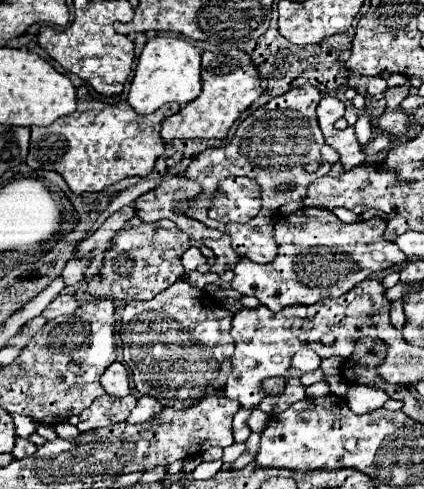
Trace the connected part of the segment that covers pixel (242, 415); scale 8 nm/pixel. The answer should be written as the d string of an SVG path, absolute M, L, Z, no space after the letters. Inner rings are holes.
M240 409L234 417L234 439L248 439L250 435L250 429L246 425L246 419L252 411L250 409Z

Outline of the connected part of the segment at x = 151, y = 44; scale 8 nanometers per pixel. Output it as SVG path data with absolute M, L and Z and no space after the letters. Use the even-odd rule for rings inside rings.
M158 33L156 37L148 39L148 43L144 45L144 51L138 59L134 79L130 83L130 91L128 91L130 107L136 113L146 115L170 101L176 101L180 105L194 101L202 91L200 61L202 61L202 51L196 49L192 45L192 41L188 41L184 37Z

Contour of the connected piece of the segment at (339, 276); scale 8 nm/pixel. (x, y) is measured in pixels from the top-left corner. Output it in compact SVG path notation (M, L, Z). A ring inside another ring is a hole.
M298 209L292 215L280 217L274 225L274 239L278 245L278 255L274 257L274 261L258 265L254 261L242 259L234 269L236 277L232 279L232 289L242 295L256 297L264 307L272 311L282 311L288 305L312 305L326 297L340 297L360 281L368 279L372 273L402 265L406 261L406 255L394 243L384 241L384 227L386 223L380 217L362 223L342 223L328 209Z

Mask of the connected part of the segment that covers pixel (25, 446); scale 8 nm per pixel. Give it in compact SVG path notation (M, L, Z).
M16 437L14 451L12 451L12 455L14 455L16 459L20 459L20 457L30 457L34 451L36 451L36 445L34 445L32 441L22 439L22 437Z

